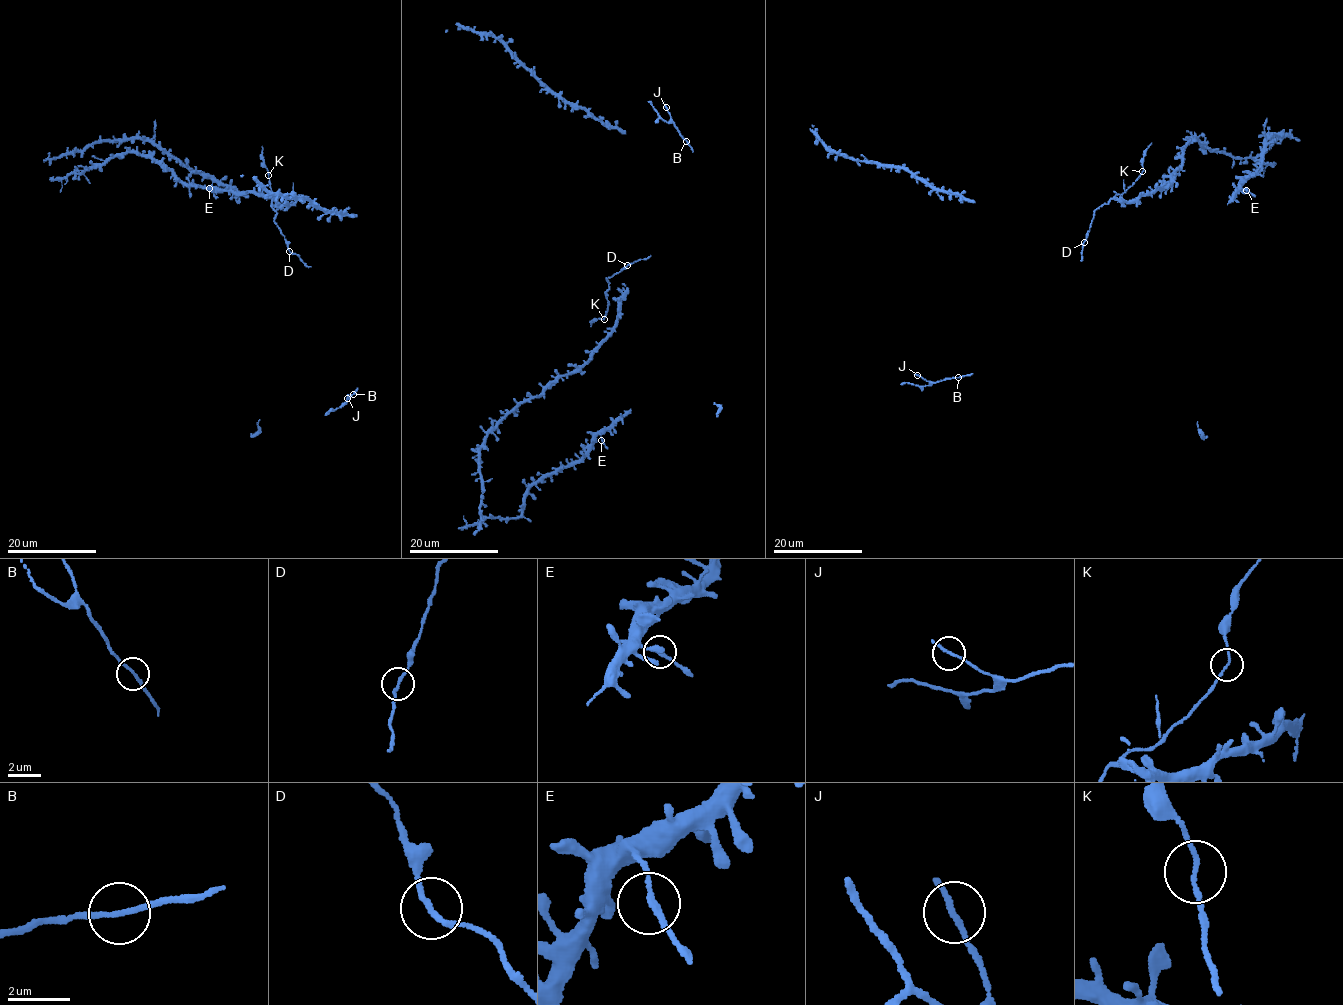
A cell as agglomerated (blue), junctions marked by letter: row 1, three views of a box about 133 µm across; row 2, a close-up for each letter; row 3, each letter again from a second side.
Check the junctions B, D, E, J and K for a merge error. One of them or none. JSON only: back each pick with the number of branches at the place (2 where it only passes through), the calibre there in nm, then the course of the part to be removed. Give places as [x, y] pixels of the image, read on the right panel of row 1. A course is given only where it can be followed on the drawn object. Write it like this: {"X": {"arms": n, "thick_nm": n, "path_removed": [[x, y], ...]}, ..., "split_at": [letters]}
{"split_at": []}

